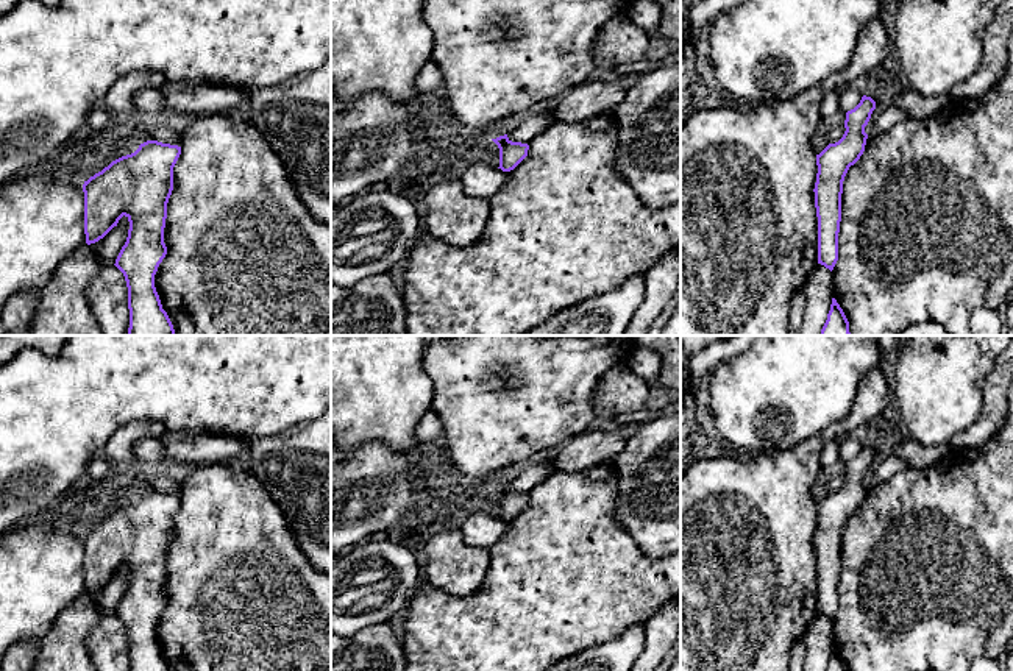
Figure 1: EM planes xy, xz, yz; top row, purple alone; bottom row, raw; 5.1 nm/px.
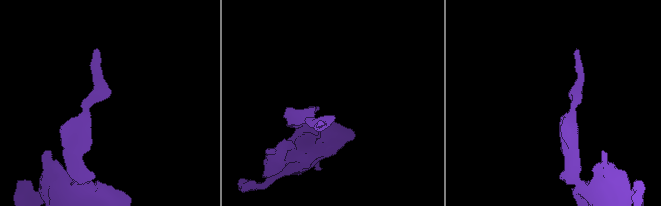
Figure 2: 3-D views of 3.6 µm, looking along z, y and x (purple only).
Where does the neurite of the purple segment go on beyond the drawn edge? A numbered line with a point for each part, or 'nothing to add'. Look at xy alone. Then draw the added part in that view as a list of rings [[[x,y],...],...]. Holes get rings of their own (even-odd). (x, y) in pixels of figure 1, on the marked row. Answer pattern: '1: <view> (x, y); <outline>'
nothing to add

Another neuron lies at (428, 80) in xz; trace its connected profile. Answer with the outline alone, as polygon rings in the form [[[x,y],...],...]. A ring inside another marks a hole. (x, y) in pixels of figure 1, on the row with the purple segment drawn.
[[[431,59],[428,61],[415,76],[415,89],[435,95],[443,86],[443,78],[439,66]]]

